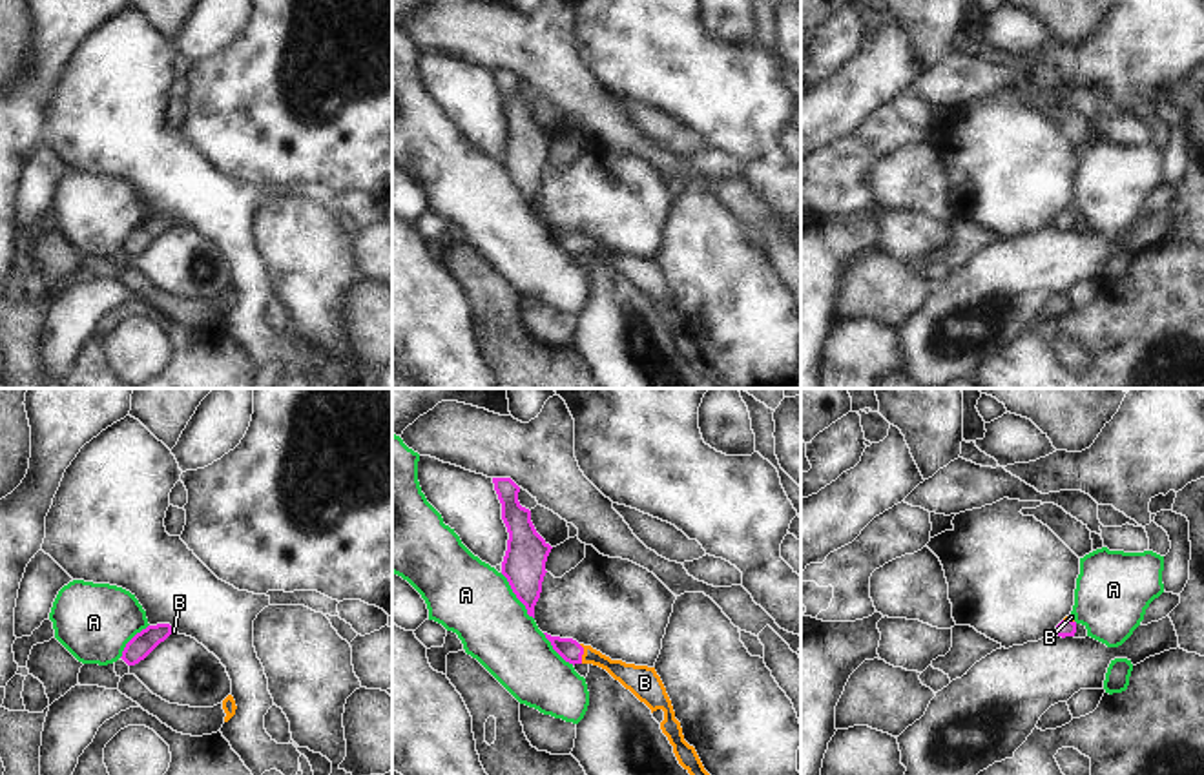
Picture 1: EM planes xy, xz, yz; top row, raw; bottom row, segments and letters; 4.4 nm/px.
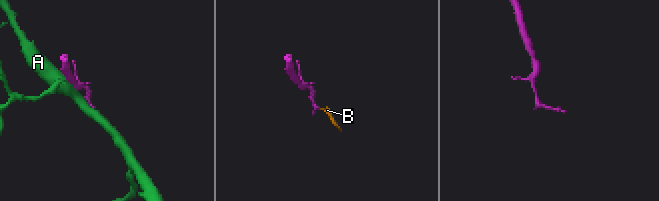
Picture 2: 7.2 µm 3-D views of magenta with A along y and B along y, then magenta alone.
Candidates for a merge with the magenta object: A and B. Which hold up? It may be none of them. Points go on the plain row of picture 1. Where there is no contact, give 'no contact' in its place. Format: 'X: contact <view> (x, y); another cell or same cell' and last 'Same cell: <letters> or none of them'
A: contact xz (517, 188); another cell
B: contact xz (582, 245); same cell
Same cell: B

